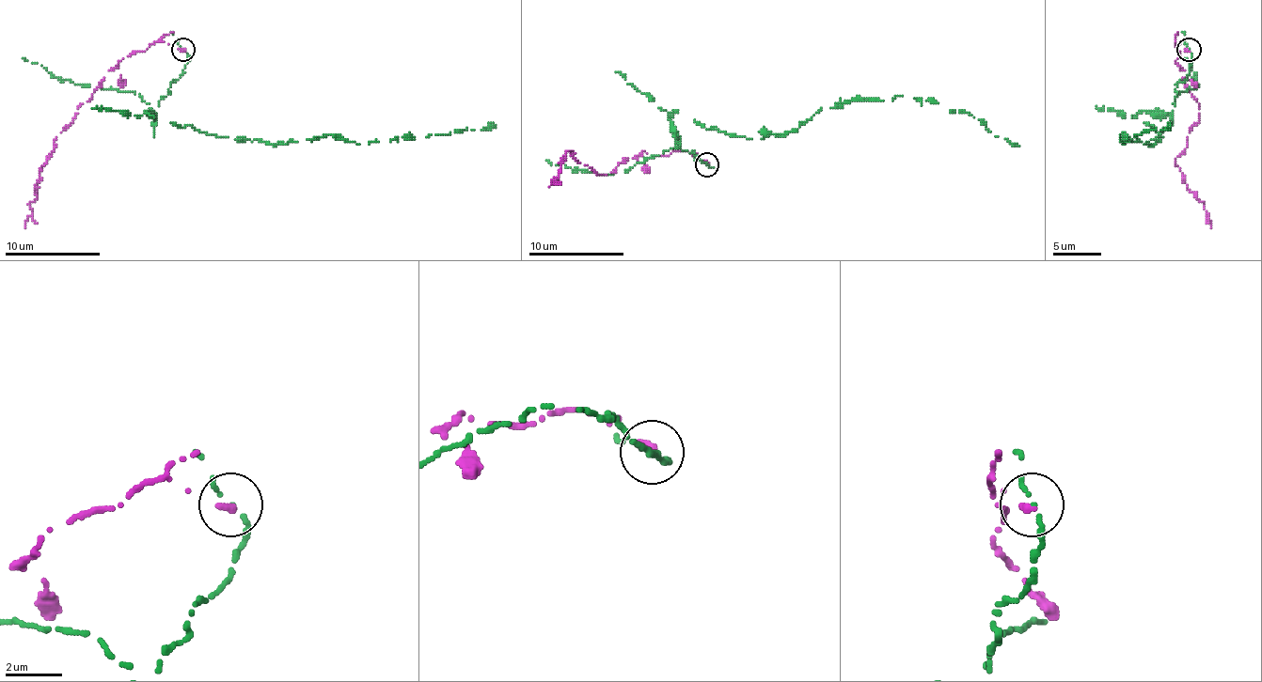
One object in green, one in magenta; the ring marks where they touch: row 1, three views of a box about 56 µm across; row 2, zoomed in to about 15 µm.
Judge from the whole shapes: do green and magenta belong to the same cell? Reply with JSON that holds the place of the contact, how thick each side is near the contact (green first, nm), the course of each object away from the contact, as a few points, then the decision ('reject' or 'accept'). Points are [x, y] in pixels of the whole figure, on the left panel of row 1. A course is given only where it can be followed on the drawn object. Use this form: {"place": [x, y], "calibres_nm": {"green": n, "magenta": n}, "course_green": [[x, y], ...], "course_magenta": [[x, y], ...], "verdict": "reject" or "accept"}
{"place": [183, 49], "calibres_nm": {"green": 180, "magenta": 240}, "course_green": [[182, 49], [182, 75], [154, 113], [147, 111], [209, 134], [274, 144], [328, 134], [357, 144], [496, 125]], "course_magenta": [[182, 49], [154, 41], [111, 68], [55, 137], [24, 227]], "verdict": "reject"}

